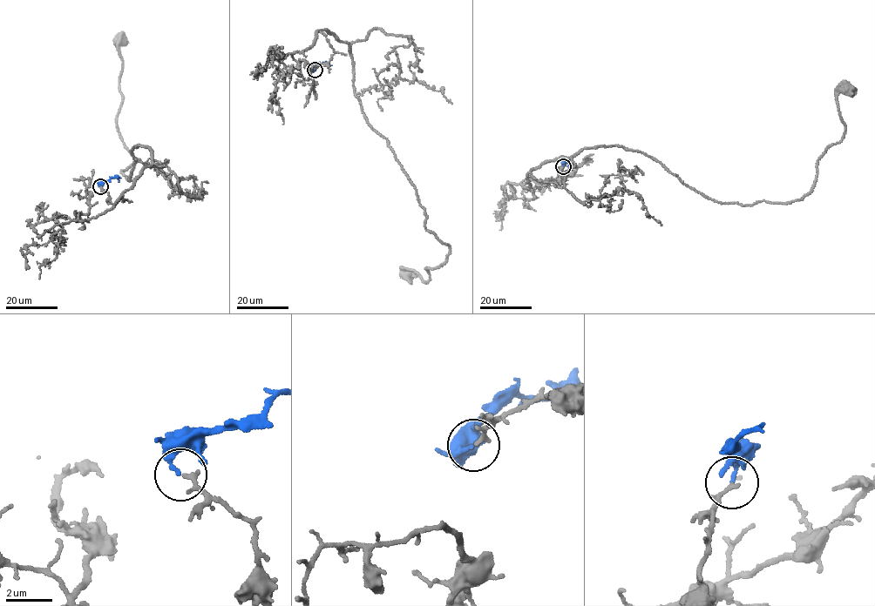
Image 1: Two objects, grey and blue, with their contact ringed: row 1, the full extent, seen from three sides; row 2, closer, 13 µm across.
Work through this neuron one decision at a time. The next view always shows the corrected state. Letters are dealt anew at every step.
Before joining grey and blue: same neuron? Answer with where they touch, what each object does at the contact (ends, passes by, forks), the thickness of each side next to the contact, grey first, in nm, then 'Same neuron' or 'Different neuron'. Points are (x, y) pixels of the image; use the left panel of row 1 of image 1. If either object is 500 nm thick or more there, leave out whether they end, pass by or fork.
Place: (100, 186). At the ring grey passes by. At the ring blue ends. Thickness 130 nm (grey) against 170 nm. Different neuron

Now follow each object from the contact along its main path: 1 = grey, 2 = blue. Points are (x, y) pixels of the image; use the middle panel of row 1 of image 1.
1: (315, 69), (335, 53), (320, 31), (348, 43), (369, 124), (449, 247), (428, 280), (407, 274)
2: (315, 69), (319, 63), (332, 64)

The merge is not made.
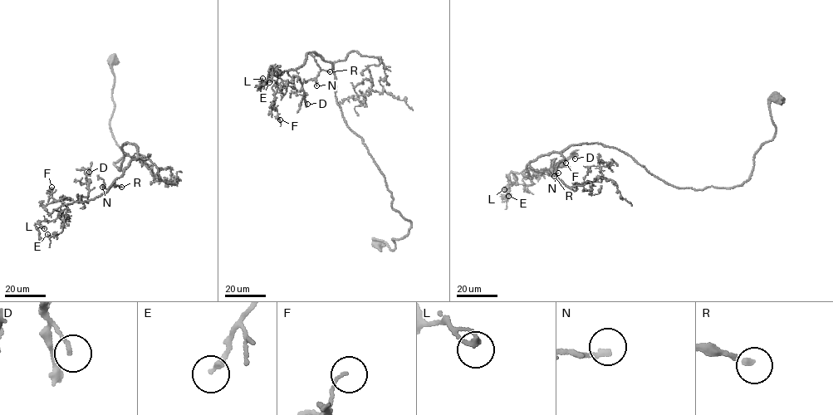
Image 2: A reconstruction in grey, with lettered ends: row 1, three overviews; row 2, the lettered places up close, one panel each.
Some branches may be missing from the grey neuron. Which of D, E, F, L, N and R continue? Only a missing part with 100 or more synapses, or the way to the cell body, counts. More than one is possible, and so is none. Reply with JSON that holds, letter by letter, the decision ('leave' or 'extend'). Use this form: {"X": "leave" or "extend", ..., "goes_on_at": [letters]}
{"D": "leave", "E": "leave", "F": "leave", "L": "leave", "N": "leave", "R": "extend", "goes_on_at": ["R"]}

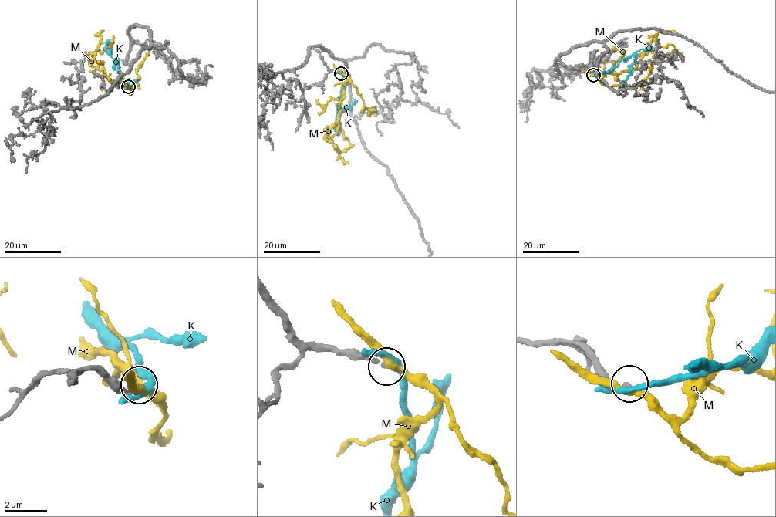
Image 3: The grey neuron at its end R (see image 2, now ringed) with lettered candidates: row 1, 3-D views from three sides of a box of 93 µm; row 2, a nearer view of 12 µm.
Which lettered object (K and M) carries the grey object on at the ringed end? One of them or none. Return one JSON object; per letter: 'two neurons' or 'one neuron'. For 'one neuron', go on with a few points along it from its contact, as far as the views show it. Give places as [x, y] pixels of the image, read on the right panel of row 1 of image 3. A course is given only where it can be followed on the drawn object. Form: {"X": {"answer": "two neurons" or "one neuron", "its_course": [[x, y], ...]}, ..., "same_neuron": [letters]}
{"K": {"answer": "two neurons"}, "M": {"answer": "two neurons"}, "same_neuron": []}

